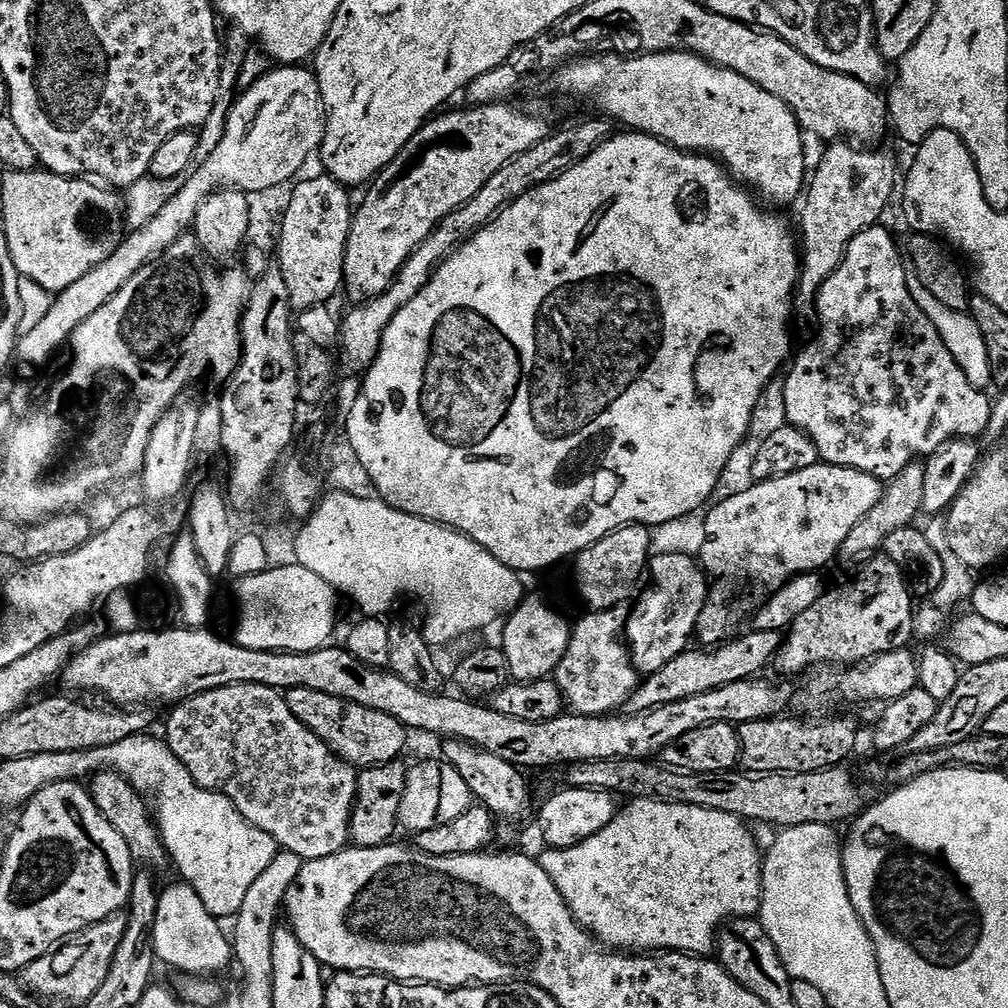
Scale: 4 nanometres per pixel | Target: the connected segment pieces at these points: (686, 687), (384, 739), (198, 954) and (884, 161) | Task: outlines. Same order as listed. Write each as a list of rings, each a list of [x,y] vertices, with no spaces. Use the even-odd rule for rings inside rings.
[[[748,630],[739,638],[733,638],[715,650],[689,650],[678,654],[674,662],[662,666],[652,676],[644,676],[626,705],[629,713],[649,712],[670,702],[682,702],[682,698],[694,698],[694,694],[706,694],[706,690],[718,690],[730,686],[730,682],[742,682],[759,677],[767,664],[771,665],[780,653],[781,633],[770,630]]]
[[[290,688],[283,693],[284,701],[310,731],[316,732],[337,756],[357,769],[372,768],[376,764],[390,764],[401,759],[400,751],[408,744],[409,729],[398,718],[370,710],[366,706],[345,704],[342,698],[318,694],[309,688]]]
[[[177,882],[173,888],[164,888],[158,902],[158,918],[152,937],[156,959],[186,974],[220,974],[234,960],[234,944],[220,929],[221,921],[206,910],[202,898],[189,884]]]
[[[832,142],[827,145],[828,148],[824,152],[824,157],[820,160],[820,165],[816,168],[816,173],[811,173],[810,183],[806,188],[806,195],[803,197],[802,205],[804,204],[804,209],[800,212],[800,228],[798,224],[798,236],[802,241],[802,263],[800,265],[800,282],[796,286],[796,294],[794,297],[794,308],[797,313],[800,312],[808,312],[811,313],[813,311],[814,305],[816,303],[816,296],[820,293],[821,286],[826,282],[826,278],[830,278],[834,274],[834,270],[838,270],[838,266],[844,260],[844,255],[848,253],[848,247],[850,246],[850,242],[855,238],[858,234],[862,234],[862,230],[866,230],[867,228],[877,227],[881,223],[880,215],[883,214],[884,211],[888,208],[888,203],[892,200],[892,195],[897,195],[898,192],[898,176],[896,180],[896,164],[891,160],[890,157],[887,156],[884,152],[871,152],[871,147],[868,146],[857,146],[852,142]]]

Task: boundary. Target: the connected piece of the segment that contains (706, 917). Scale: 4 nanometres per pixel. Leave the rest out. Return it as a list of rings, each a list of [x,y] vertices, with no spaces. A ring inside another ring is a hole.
[[[629,799],[628,804],[619,809],[616,817],[598,834],[590,834],[582,842],[578,842],[569,848],[543,849],[544,853],[538,856],[542,870],[550,874],[550,882],[558,886],[558,894],[566,902],[568,909],[574,914],[576,921],[583,925],[586,931],[591,932],[601,944],[612,950],[627,950],[632,954],[659,954],[666,952],[683,952],[697,958],[704,958],[708,952],[717,947],[718,933],[722,926],[733,920],[752,918],[759,913],[760,899],[764,896],[764,856],[756,833],[745,821],[734,814],[726,814],[722,810],[706,810],[702,806],[690,806],[689,804],[671,804],[661,800],[637,800]]]

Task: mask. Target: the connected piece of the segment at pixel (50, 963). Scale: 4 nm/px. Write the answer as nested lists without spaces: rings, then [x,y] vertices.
[[[117,914],[69,936],[62,946],[23,968],[22,979],[25,988],[36,994],[41,992],[44,996],[69,1000],[76,1006],[83,1006],[90,998],[94,998],[94,994],[98,994],[98,986],[106,982],[106,974],[110,974],[114,954],[118,954],[118,946],[122,946],[127,925],[127,915]]]

